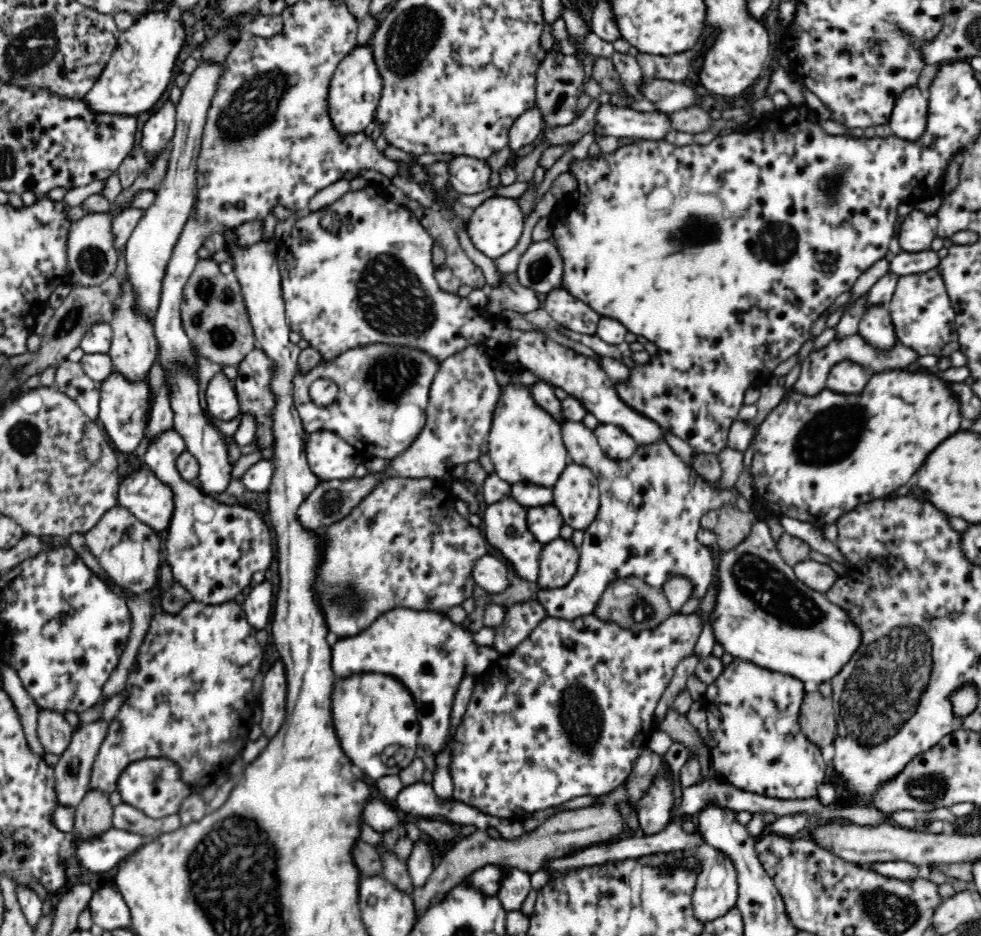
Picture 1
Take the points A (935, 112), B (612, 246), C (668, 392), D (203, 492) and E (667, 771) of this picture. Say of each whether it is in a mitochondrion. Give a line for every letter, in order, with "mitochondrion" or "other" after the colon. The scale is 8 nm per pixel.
A: other
B: other
C: other
D: other
E: other

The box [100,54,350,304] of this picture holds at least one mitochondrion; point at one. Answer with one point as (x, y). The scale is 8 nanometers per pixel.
(255, 105)

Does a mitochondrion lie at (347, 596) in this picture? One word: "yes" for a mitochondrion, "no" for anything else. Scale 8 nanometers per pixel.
yes

